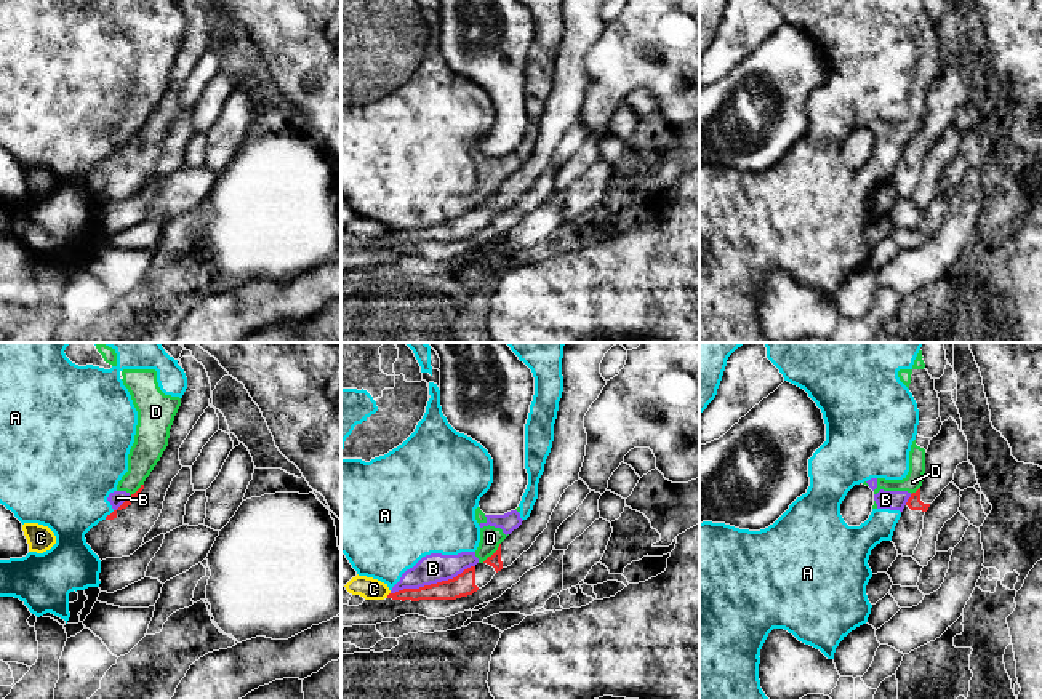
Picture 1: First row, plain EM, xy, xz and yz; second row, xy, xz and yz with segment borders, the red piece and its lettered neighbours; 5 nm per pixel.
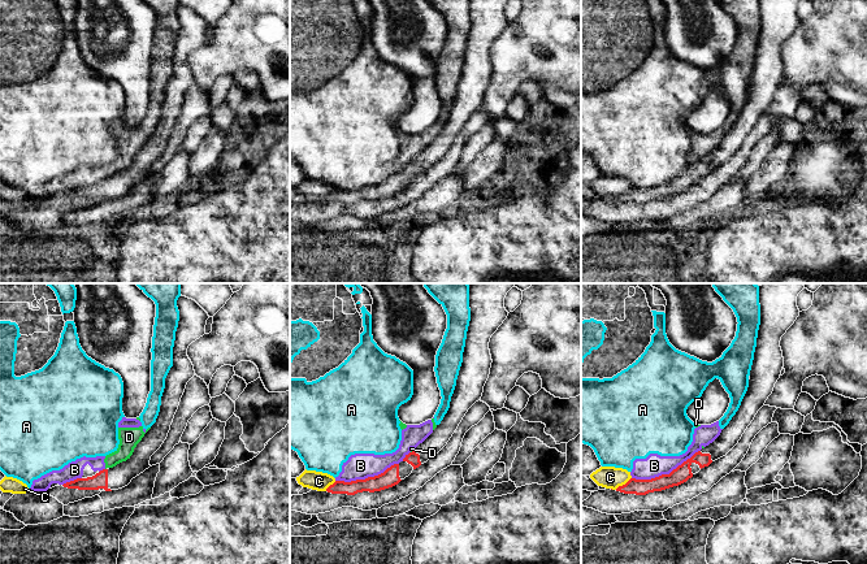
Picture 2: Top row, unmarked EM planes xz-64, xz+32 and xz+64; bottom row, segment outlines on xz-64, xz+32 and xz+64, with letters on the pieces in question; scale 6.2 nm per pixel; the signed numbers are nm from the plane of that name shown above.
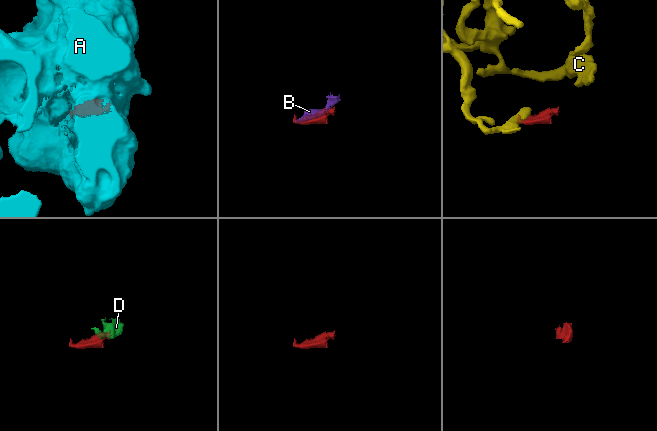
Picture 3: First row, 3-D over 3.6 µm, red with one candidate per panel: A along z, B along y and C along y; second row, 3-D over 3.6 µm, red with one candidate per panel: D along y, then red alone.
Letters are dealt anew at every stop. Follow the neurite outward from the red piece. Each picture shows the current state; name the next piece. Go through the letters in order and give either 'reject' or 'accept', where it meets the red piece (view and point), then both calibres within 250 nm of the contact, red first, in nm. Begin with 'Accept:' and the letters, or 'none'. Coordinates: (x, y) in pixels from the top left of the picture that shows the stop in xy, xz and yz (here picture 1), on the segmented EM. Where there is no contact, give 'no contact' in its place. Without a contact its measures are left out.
Accept: none
A: reject | xy (111, 514) | 40/400 nm
B: reject | xz (432, 584) | 110/150 nm
C: reject | xz (388, 595) | 80/110 nm
D: reject | xz (493, 554) | 60/110 nm

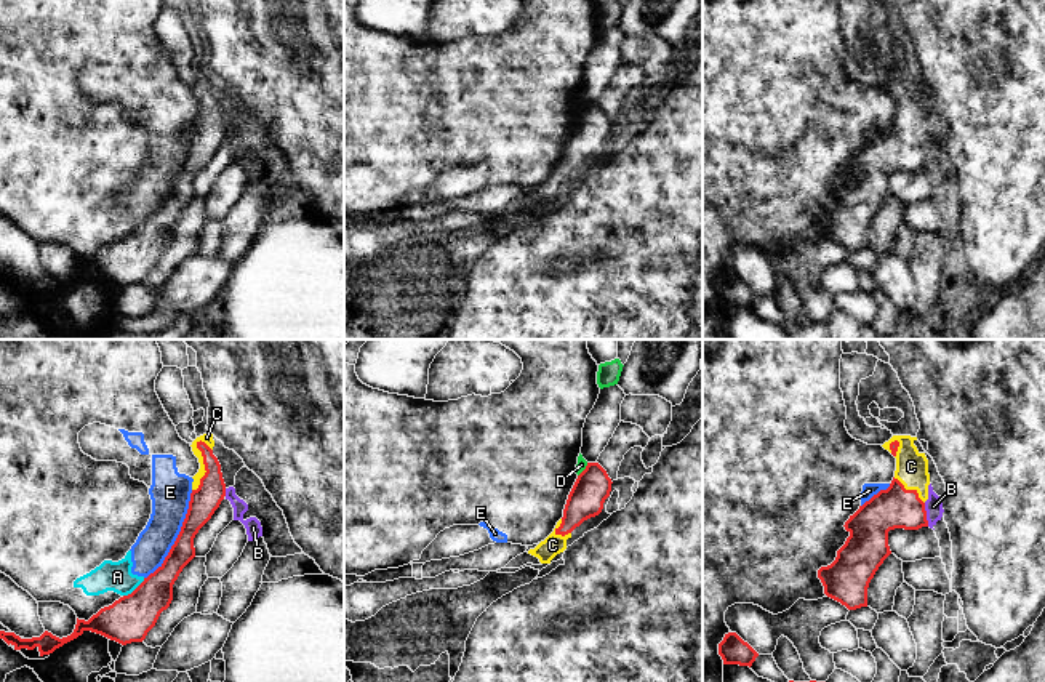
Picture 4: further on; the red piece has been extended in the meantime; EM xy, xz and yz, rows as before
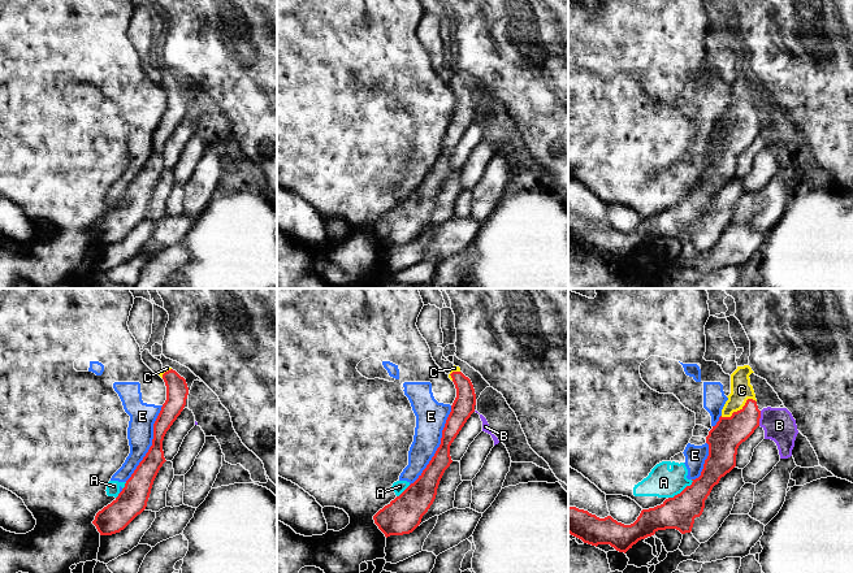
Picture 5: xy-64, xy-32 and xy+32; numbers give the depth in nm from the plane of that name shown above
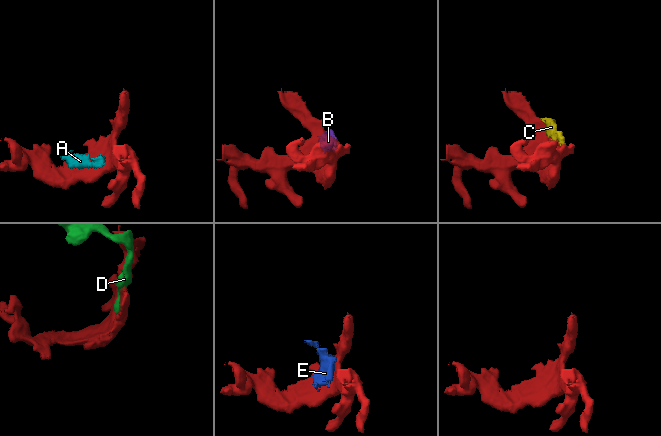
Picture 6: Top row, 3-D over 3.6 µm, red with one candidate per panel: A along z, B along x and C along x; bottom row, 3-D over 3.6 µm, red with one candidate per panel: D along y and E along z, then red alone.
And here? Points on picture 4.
Accept: C
A: reject | xy (135, 589) | 220/150 nm
B: reject | yz (925, 514) | 200/90 nm
C: accept | xy (205, 466) | 150/50 nm
D: reject | xz (584, 469) | 180/50 nm
E: reject | xy (178, 535) | 150/200 nm

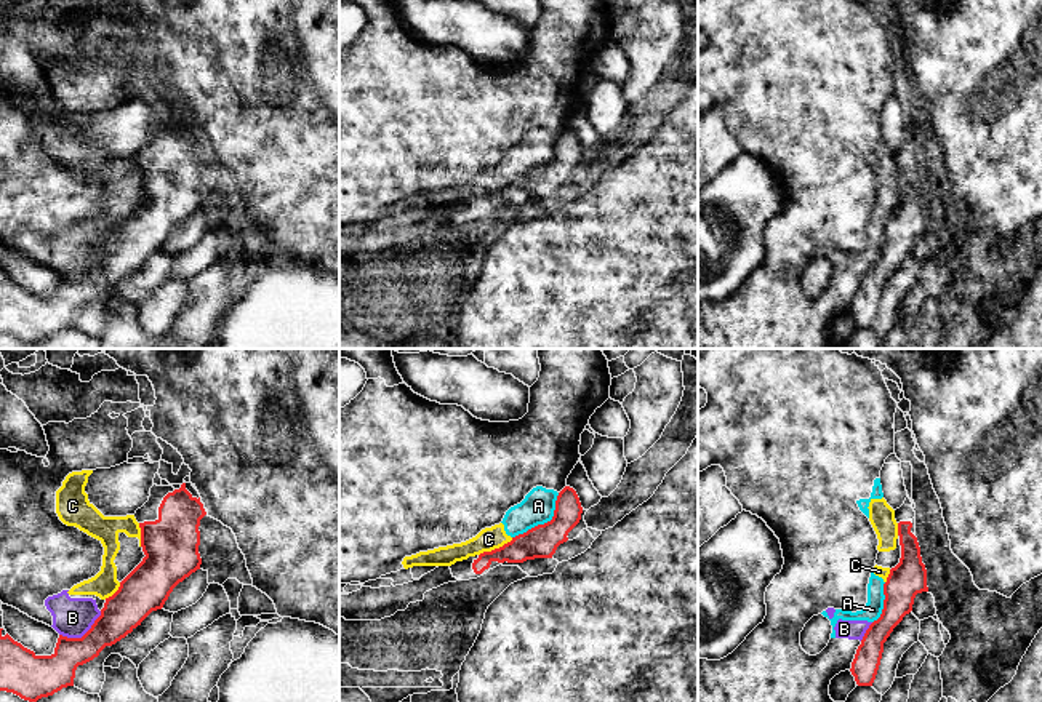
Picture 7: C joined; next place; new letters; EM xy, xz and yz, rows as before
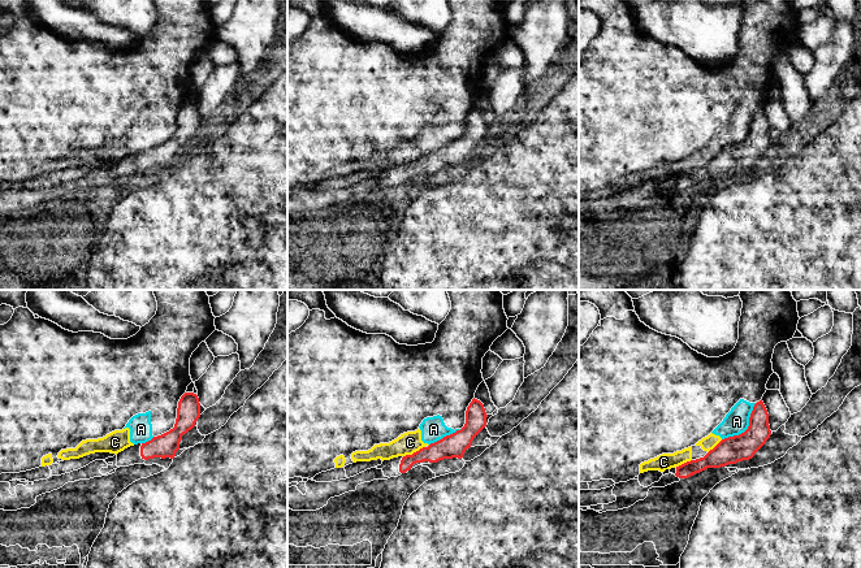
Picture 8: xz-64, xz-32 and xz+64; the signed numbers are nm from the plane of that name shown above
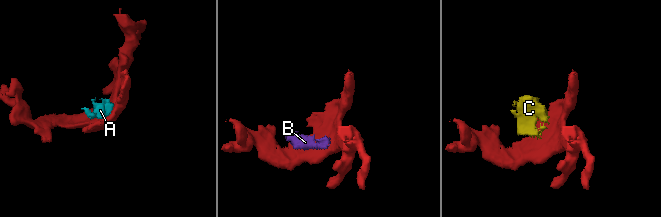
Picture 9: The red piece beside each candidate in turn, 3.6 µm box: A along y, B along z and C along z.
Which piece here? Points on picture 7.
Accept: none
A: reject | xz (545, 523) | 160/160 nm
B: reject | xy (84, 635) | 200/200 nm
C: reject | xz (495, 549) | 160/120 nm

